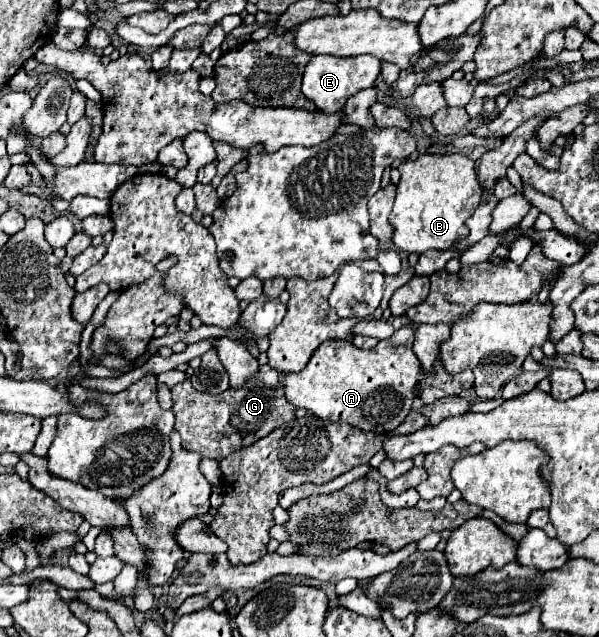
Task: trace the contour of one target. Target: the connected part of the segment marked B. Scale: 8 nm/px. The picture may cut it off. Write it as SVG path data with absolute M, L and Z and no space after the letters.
M420 154L416 160L402 162L398 170L402 178L390 214L394 246L418 254L424 254L426 250L450 250L468 234L464 222L480 206L482 188L478 184L474 160L464 154Z

